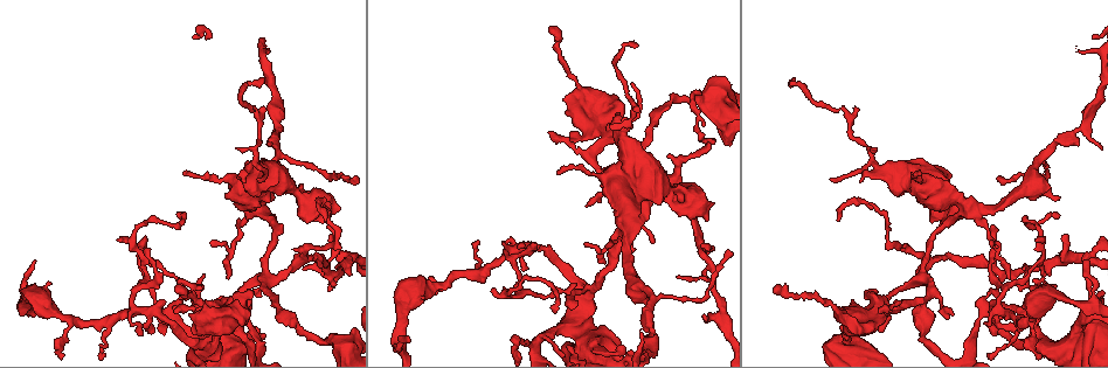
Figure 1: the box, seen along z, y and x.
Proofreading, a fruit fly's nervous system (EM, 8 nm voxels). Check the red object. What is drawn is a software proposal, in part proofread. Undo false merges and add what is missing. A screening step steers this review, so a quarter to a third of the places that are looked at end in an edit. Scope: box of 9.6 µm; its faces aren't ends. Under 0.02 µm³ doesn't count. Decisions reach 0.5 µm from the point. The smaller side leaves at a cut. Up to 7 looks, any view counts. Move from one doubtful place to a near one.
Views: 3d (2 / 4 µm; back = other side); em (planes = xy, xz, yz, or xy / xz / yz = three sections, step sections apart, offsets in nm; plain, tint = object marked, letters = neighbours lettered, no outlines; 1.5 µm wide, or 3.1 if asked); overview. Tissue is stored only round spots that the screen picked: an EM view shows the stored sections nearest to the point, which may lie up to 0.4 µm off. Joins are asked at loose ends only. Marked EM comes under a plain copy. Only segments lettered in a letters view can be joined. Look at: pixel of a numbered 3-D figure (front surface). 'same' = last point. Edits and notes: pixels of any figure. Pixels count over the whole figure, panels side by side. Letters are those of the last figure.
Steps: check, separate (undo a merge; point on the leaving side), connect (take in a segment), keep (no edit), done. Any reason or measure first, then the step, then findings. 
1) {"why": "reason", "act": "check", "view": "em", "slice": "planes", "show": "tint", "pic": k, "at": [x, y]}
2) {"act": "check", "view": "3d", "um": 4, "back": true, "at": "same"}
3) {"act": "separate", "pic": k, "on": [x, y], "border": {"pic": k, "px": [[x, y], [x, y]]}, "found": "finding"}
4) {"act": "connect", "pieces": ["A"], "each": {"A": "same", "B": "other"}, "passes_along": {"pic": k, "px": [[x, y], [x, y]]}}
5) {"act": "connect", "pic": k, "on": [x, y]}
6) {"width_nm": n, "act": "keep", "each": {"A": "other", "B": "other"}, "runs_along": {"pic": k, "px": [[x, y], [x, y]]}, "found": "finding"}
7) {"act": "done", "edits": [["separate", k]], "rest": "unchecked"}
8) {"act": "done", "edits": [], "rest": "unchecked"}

{"why": "calibre changes", "act": "check", "view": "em", "slice": "planes", "show": "tint", "pic": 1, "at": [251, 328]}

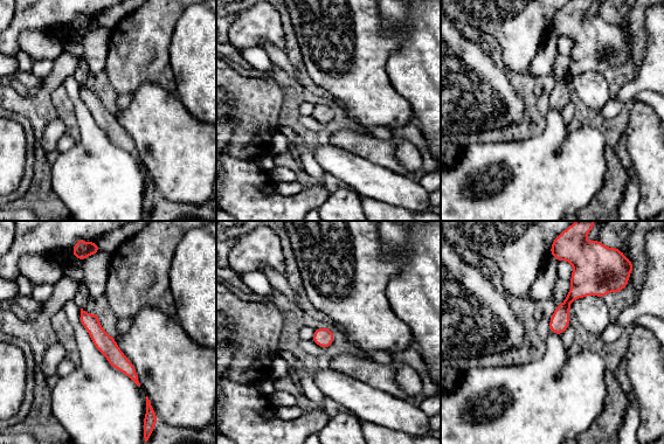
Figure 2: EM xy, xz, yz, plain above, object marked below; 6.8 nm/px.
{"act": "check", "view": "em", "slice": "planes", "show": "letters", "at": "same"}

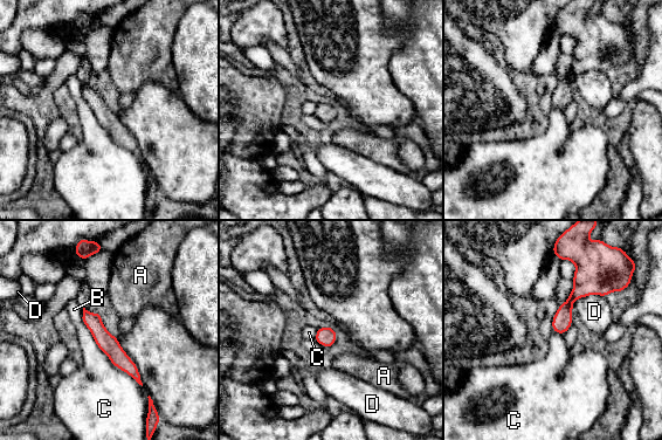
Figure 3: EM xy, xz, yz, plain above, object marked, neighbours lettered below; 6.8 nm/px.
{"longest_contact_nm": ["C", 600], "act": "keep", "each": {"A": "other", "B": "other", "C": "other", "D": "other"}, "runs_along": {"pic": 3, "px": [[85, 314], [116, 355], [137, 377]]}, "found": "continuous, no second neuron"}

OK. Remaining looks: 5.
{"act": "check", "view": "3d", "um": 4, "back": true, "pic": 1, "at": [337, 240]}

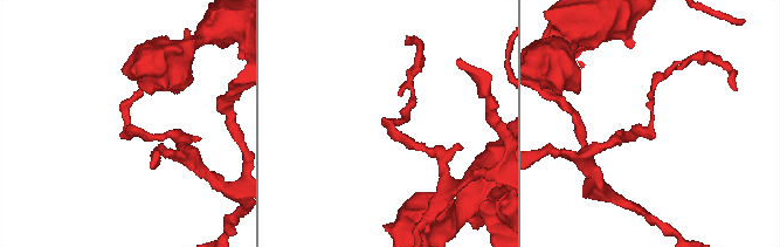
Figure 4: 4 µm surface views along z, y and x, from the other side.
{"act": "check", "view": "em", "slice": "xz", "step": 4, "show": "tint", "pic": 4, "at": [391, 122]}

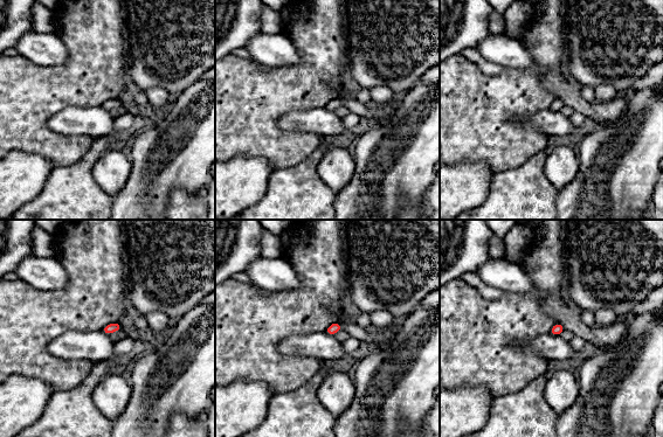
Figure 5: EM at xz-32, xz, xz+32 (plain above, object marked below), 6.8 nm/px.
{"act": "check", "view": "em", "slice": "planes", "show": "letters", "at": "same"}

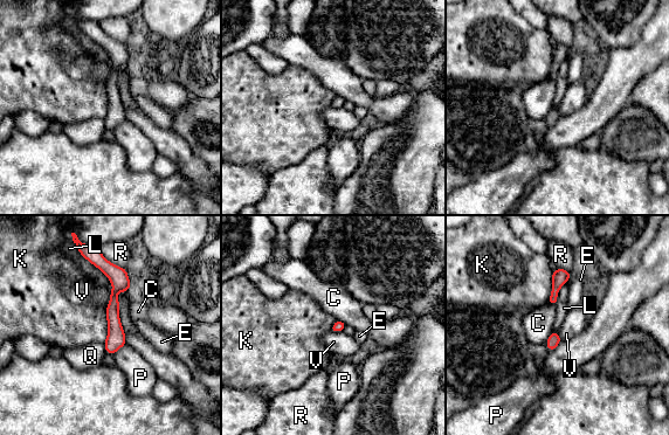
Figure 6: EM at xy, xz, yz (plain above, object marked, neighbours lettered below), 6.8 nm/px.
{"width_nm": 80, "act": "keep", "each": {"C": "other", "E": "other", "K": "other", "L": "other", "P": "other", "Q": "other", "R": "other", "V": "other"}, "found": "continuous, no second neuron"}

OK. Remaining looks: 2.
{"why": "sharp bend", "act": "check", "view": "em", "slice": "planes", "show": "tint", "pic": 1, "at": [1093, 316]}

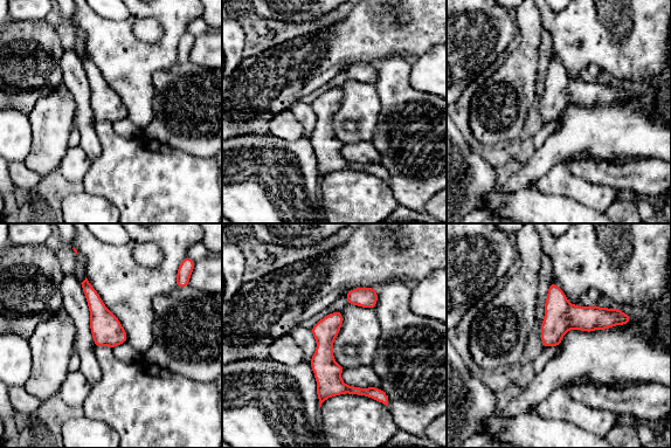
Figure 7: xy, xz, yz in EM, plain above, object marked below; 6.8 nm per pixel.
{"why": "what lies round it", "act": "check", "view": "em", "slice": "planes", "show": "letters", "at": "same"}

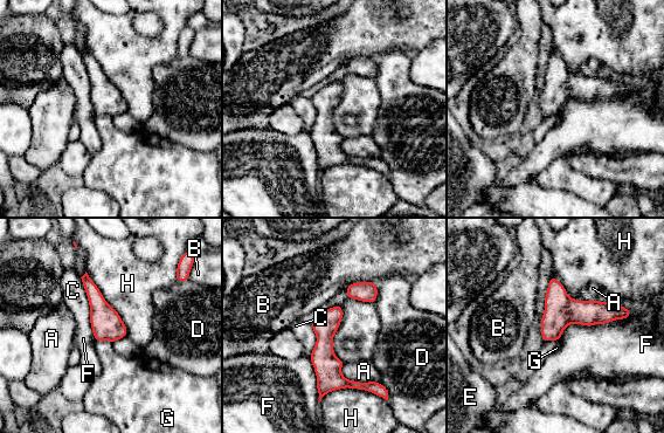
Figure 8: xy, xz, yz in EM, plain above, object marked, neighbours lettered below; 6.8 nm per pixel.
{"width_nm": 90, "act": "keep", "each": {"A": "other", "B": "other", "C": "other", "D": "other", "E": "other", "F": "other", "G": "other", "H": "other"}, "border": {"pic": 8, "px": [[95, 341], [110, 341], [112, 343]]}, "found": "all the same neuron"}

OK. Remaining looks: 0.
{"act": "done", "edits": [], "rest": "unchecked"}

